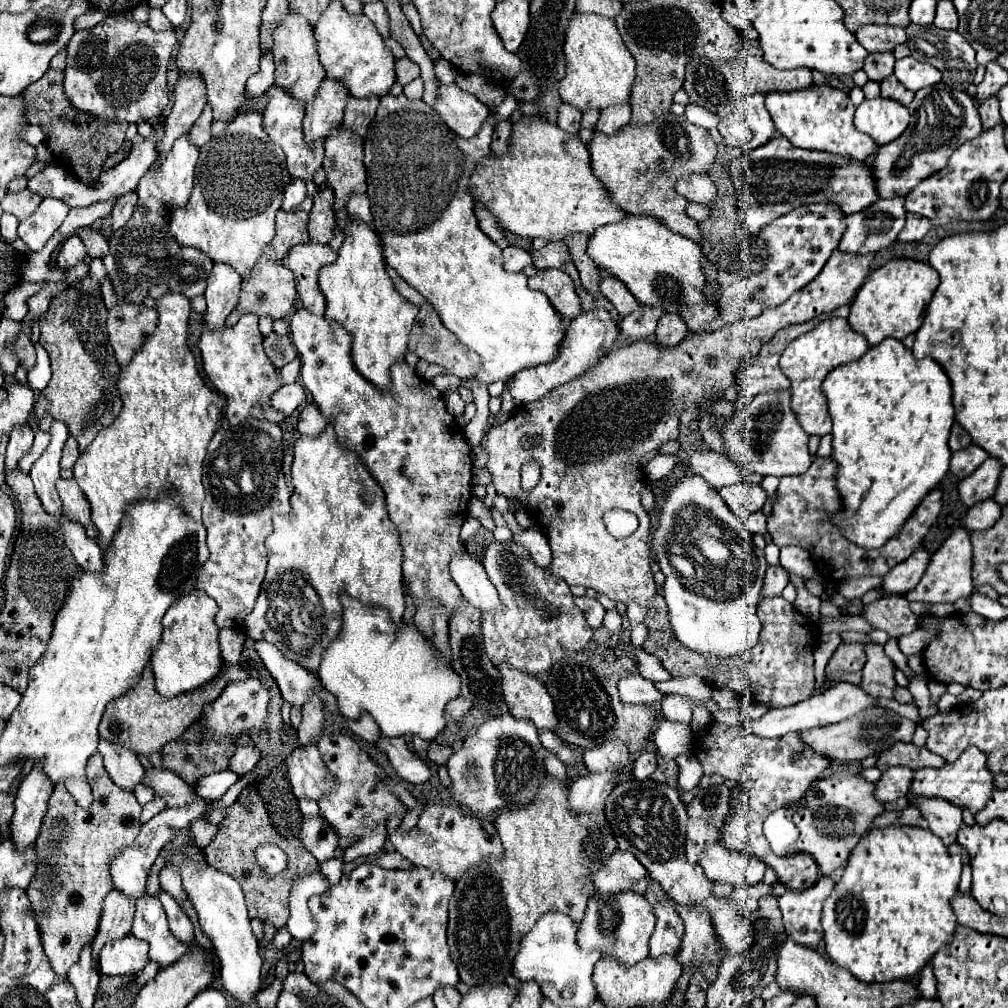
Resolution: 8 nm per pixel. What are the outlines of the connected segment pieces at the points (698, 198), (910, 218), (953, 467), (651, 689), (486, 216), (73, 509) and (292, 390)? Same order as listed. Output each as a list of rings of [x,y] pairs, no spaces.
[[[694,173],[690,177],[678,179],[676,181],[676,191],[682,197],[686,197],[688,201],[702,203],[702,205],[708,205],[716,197],[714,183],[710,181],[708,175],[700,175],[700,173]]]
[[[916,213],[906,215],[906,225],[898,235],[898,241],[910,243],[910,241],[920,241],[926,233],[930,231],[930,221],[926,217],[920,217]]]
[[[970,445],[966,449],[960,449],[956,453],[952,453],[950,459],[950,471],[956,473],[960,479],[968,477],[968,473],[972,473],[980,463],[984,463],[984,459],[988,457],[988,453],[978,447],[978,445]]]
[[[630,673],[618,681],[620,699],[624,703],[654,703],[662,701],[662,693],[654,687],[652,681],[644,679],[640,673]]]
[[[476,203],[474,213],[476,213],[476,219],[478,219],[480,229],[482,229],[492,241],[498,241],[498,239],[502,237],[502,229],[496,225],[496,219],[492,217],[492,213],[488,213],[488,211],[484,209],[484,205],[480,205],[480,203]]]
[[[58,479],[56,489],[58,489],[60,499],[62,499],[64,515],[68,515],[72,521],[82,523],[86,527],[88,537],[96,539],[98,531],[94,529],[94,523],[92,523],[92,517],[90,517],[90,503],[84,497],[82,489],[76,485],[76,481],[74,479]]]
[[[282,385],[272,397],[270,397],[270,407],[280,411],[284,417],[290,417],[298,405],[306,399],[306,391],[302,385]]]

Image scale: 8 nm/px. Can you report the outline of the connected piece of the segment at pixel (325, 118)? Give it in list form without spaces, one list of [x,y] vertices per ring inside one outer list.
[[[324,79],[312,99],[306,105],[304,137],[308,143],[324,141],[334,127],[342,123],[344,107],[348,101],[348,89],[336,79]]]

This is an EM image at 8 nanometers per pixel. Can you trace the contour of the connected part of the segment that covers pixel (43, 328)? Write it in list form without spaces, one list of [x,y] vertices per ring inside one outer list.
[[[90,275],[72,285],[68,291],[58,293],[48,313],[40,319],[40,345],[48,351],[52,363],[52,379],[40,393],[34,413],[38,419],[52,415],[68,425],[70,435],[84,451],[102,427],[108,427],[122,409],[116,391],[116,375],[120,371],[112,345],[106,333],[106,305],[100,291],[100,281]]]

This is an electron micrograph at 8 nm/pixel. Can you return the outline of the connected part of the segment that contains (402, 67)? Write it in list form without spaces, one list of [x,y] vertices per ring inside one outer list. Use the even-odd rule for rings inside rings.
[[[408,57],[396,59],[396,81],[400,85],[408,85],[410,81],[414,81],[418,77],[420,77],[420,67],[414,61],[410,61]]]

